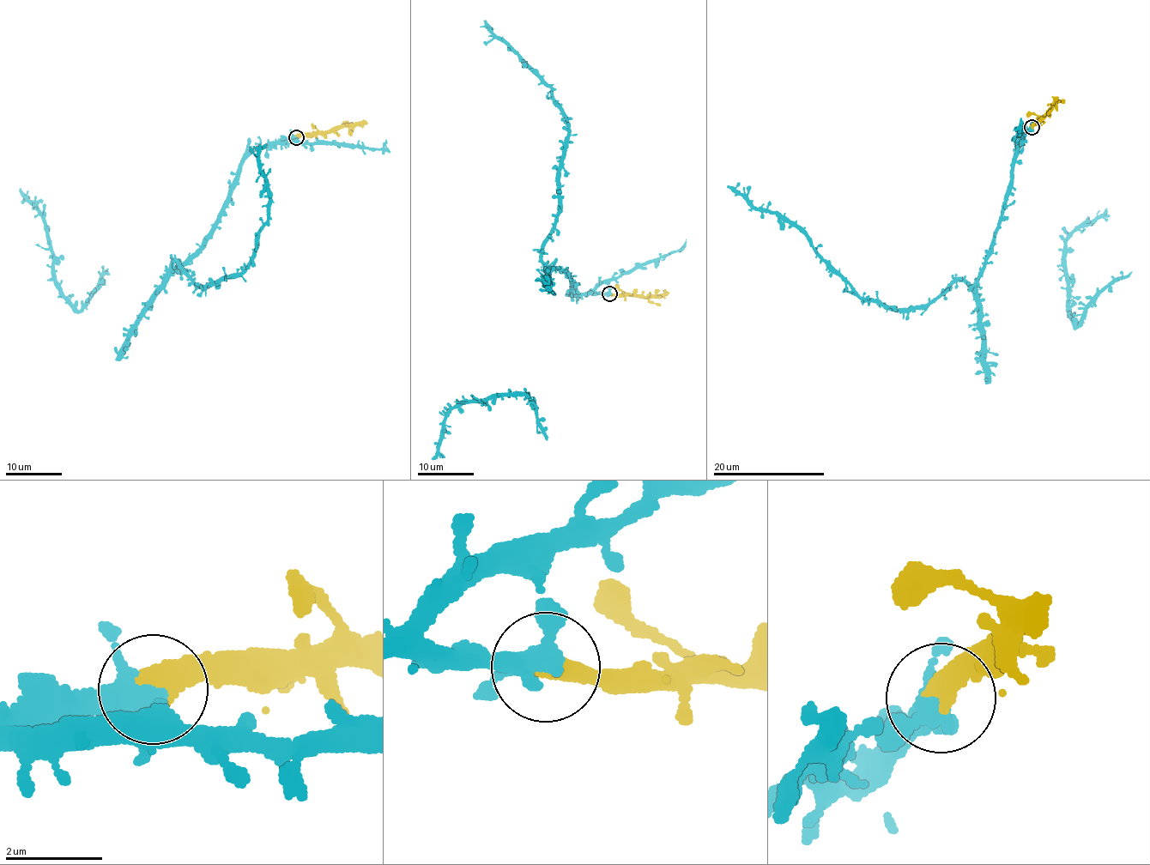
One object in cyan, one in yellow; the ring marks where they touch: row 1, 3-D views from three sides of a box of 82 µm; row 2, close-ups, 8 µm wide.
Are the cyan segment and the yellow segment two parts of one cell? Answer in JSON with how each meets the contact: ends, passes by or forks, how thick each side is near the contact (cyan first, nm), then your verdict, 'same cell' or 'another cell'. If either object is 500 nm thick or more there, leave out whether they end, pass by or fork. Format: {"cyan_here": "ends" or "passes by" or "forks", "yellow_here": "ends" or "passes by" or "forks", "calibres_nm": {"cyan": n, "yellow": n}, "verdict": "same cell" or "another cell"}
{"calibres_nm": {"cyan": 340, "yellow": 550}, "verdict": "same cell"}

